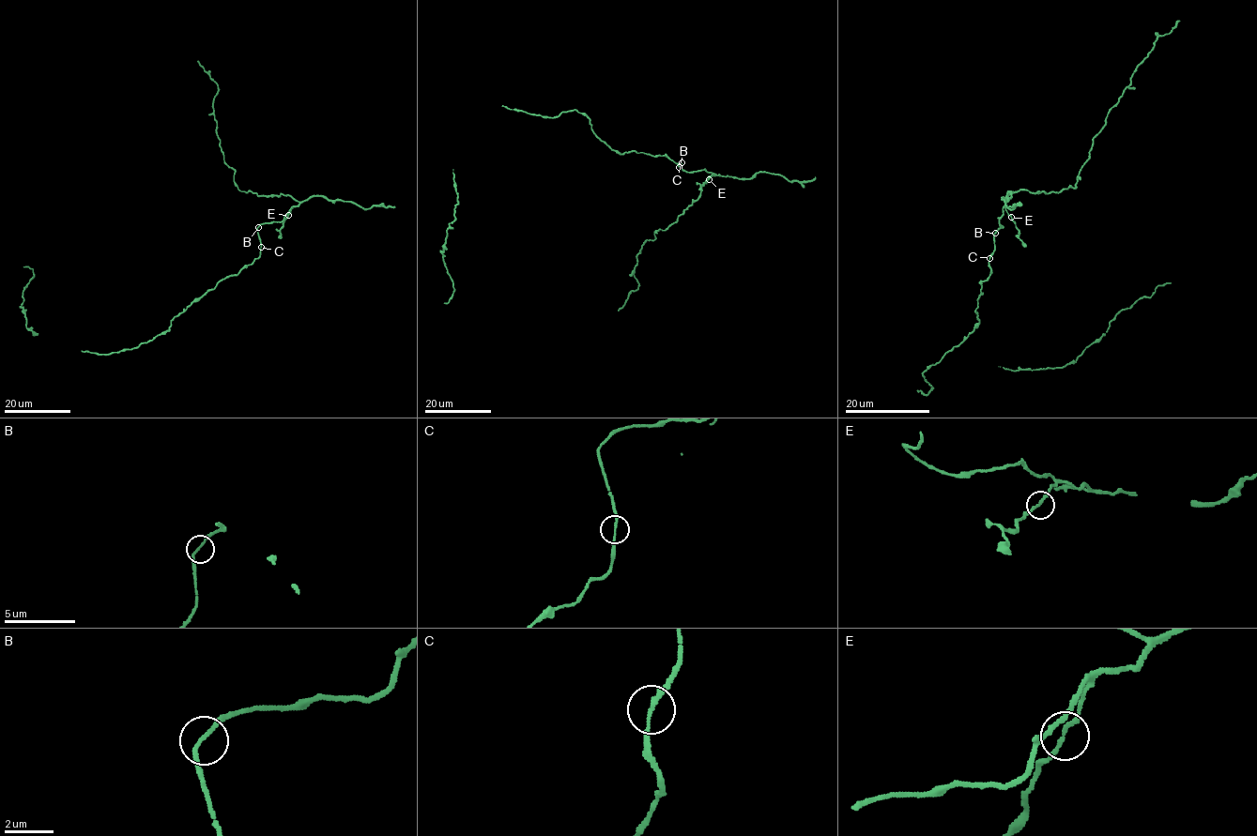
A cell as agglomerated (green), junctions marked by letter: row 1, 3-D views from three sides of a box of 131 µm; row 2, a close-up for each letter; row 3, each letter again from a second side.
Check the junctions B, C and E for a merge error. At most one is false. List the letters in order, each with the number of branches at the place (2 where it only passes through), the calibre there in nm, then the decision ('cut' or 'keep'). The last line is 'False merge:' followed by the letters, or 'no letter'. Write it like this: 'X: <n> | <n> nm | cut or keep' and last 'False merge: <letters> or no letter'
B: 2 | 150 nm | keep
C: 2 | 160 nm | keep
E: 2 | 160 nm | keep
False merge: no letter

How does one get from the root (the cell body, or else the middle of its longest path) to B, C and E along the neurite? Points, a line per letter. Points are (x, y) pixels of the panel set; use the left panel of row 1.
B: (206, 292), (221, 280), (237, 274), (259, 255), (258, 227)
C: (206, 292), (251, 265), (259, 255), (260, 247)
E: (206, 292), (221, 280), (237, 274), (259, 255), (257, 228), (261, 224), (282, 220), (292, 207), (288, 215)

